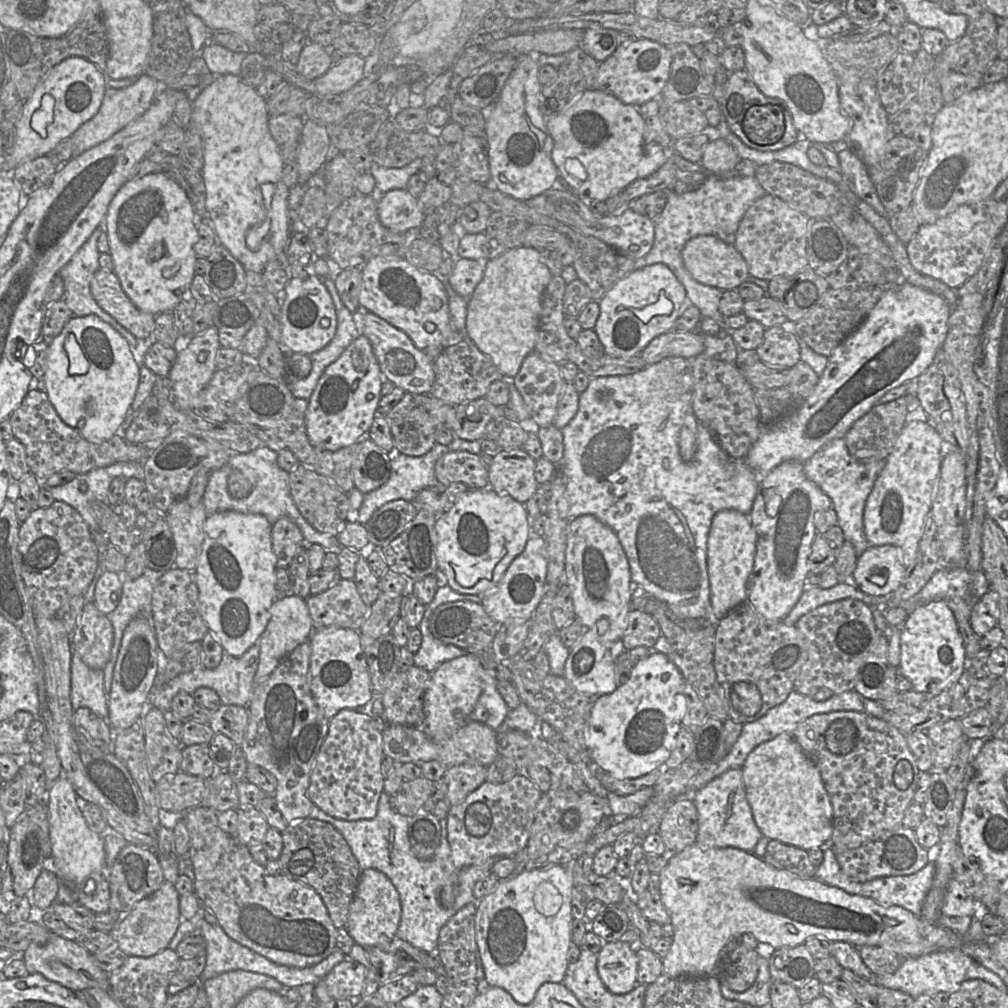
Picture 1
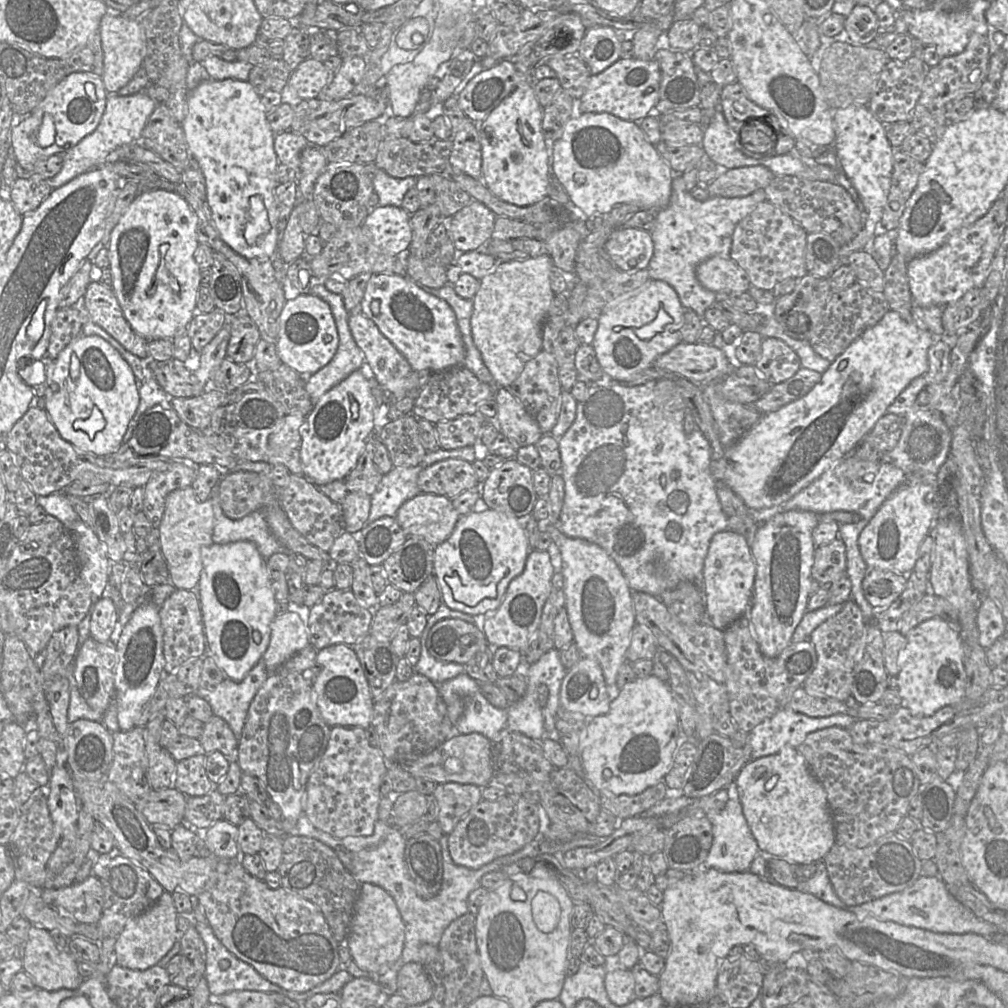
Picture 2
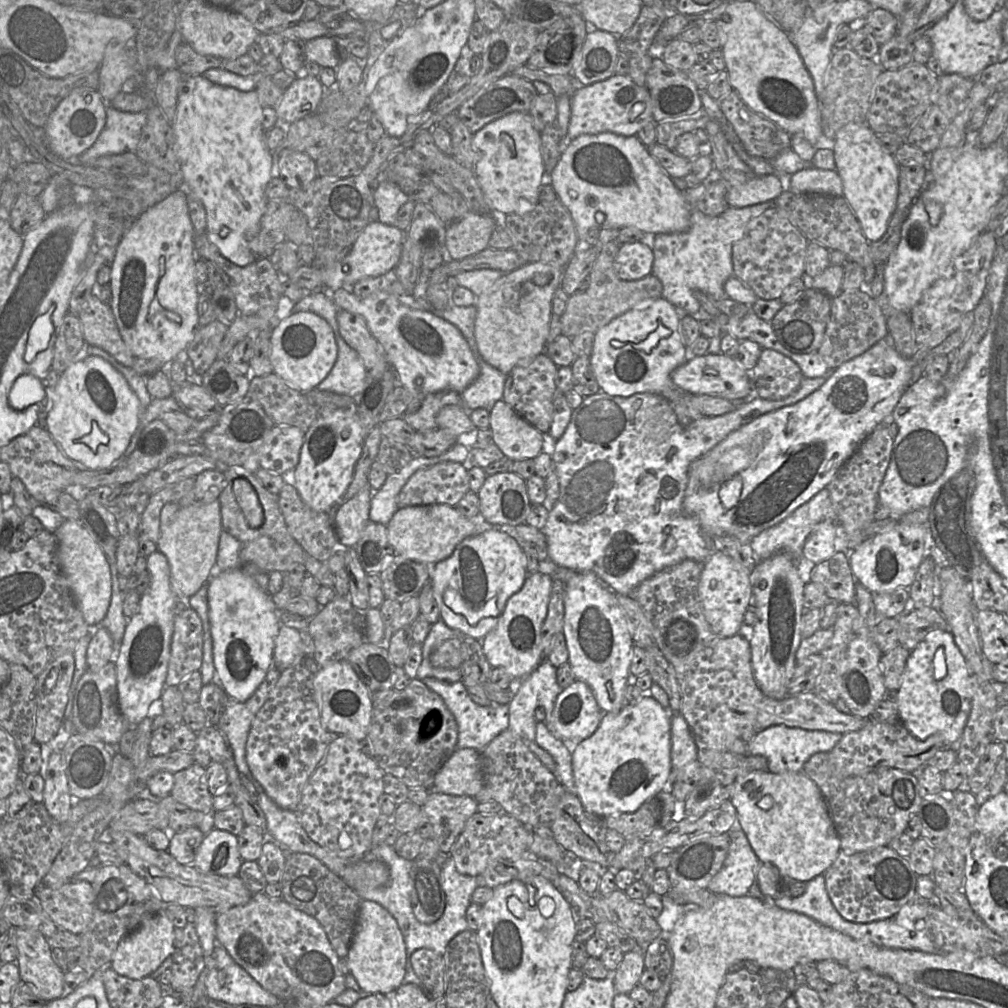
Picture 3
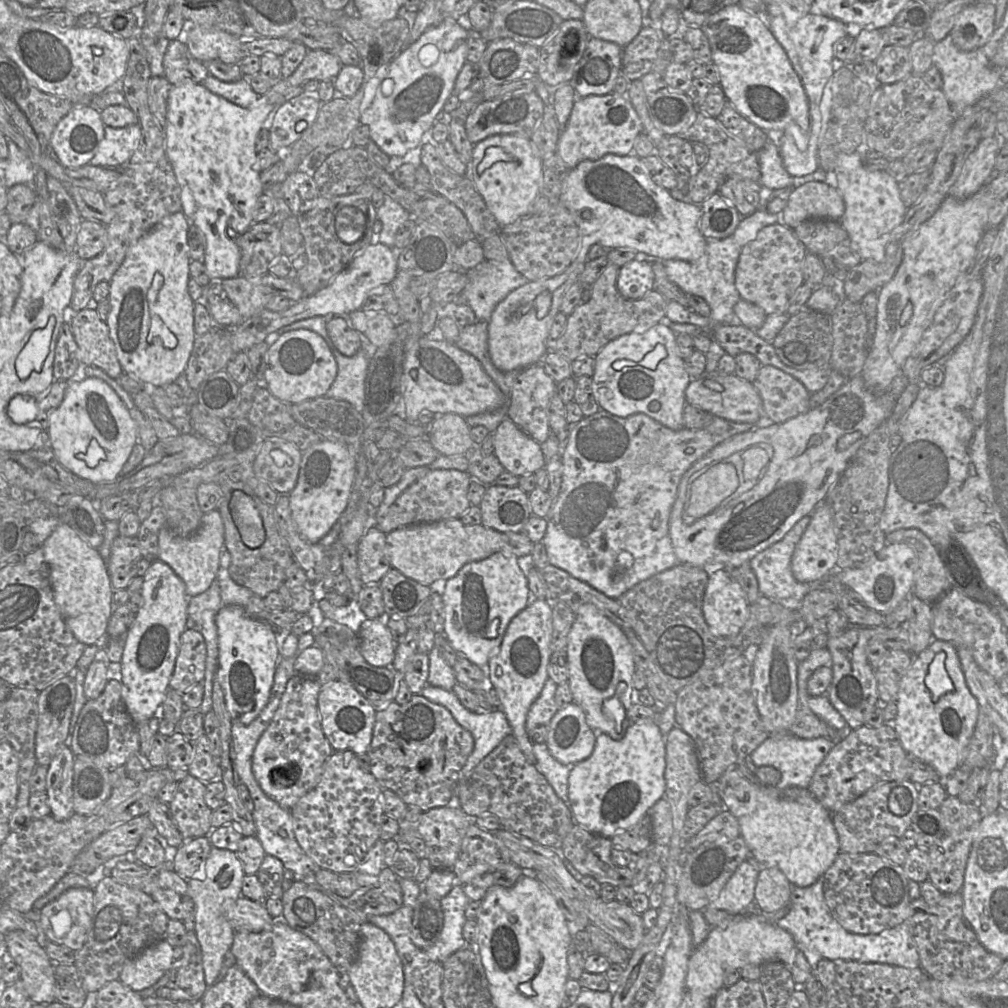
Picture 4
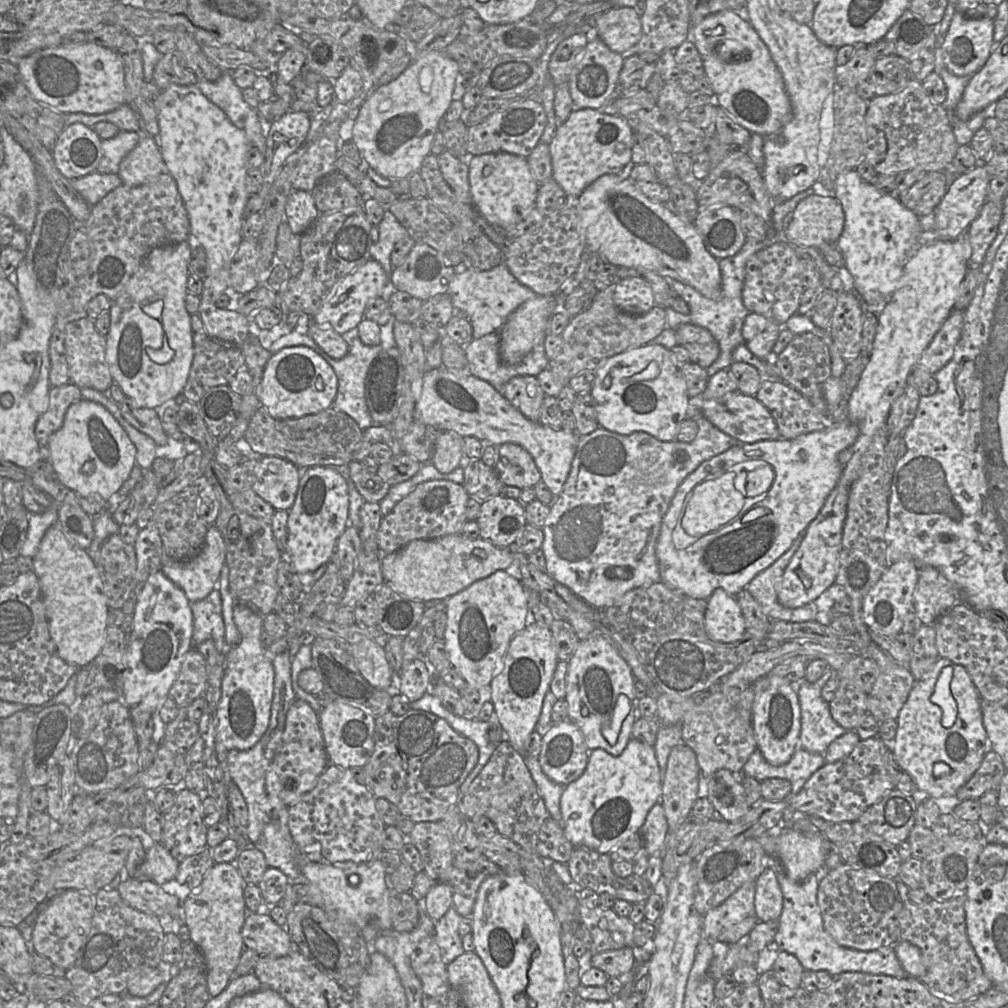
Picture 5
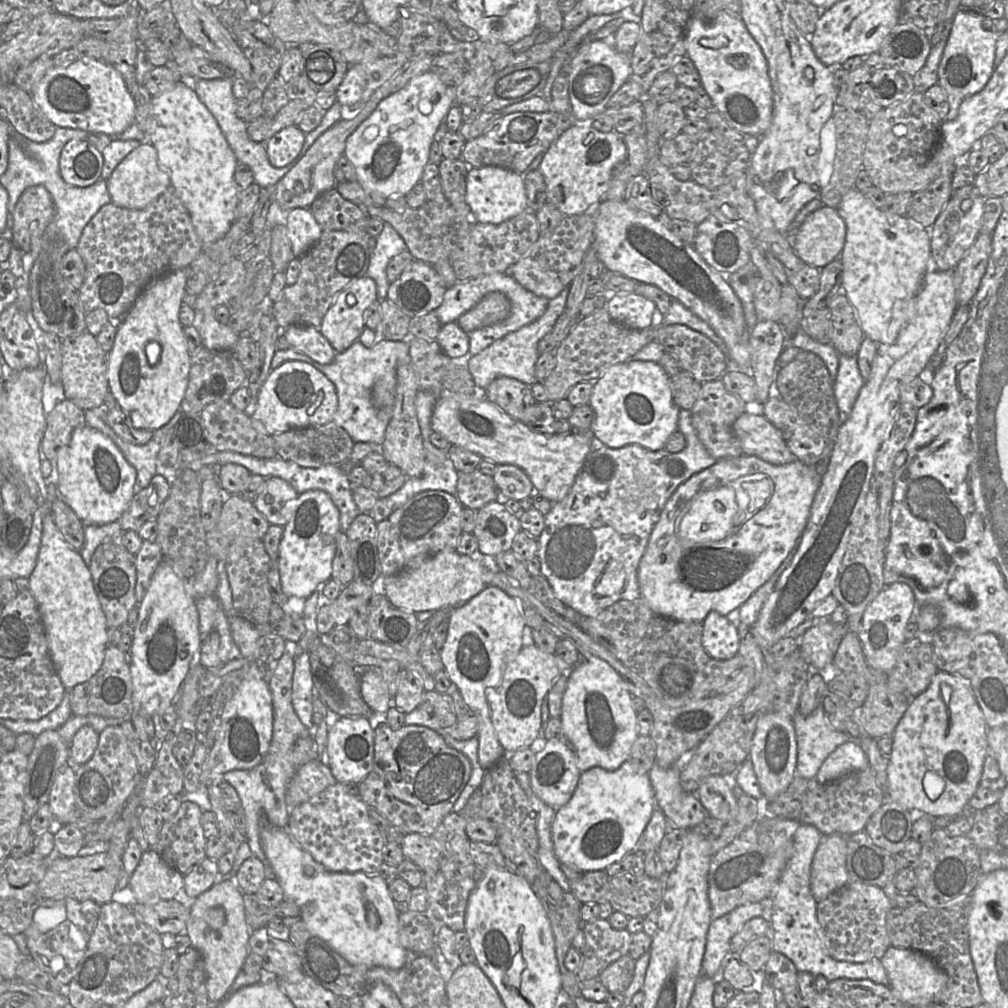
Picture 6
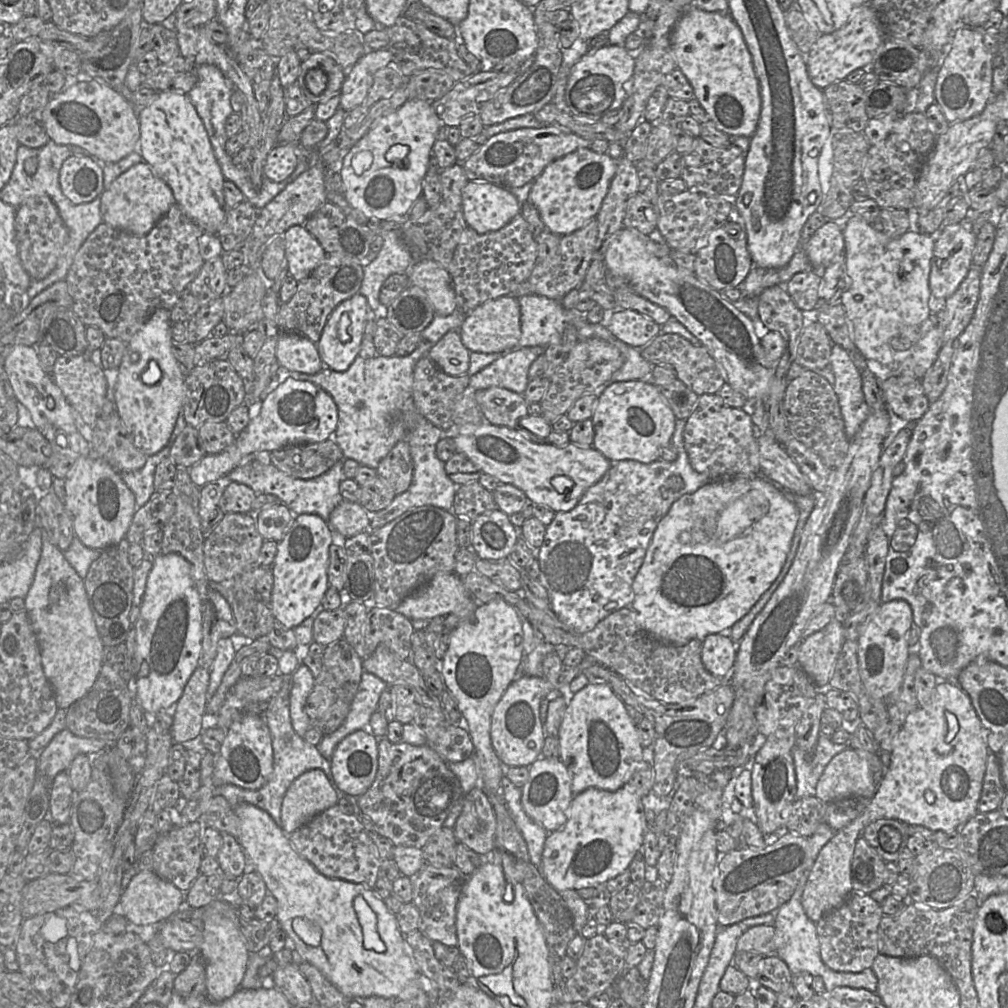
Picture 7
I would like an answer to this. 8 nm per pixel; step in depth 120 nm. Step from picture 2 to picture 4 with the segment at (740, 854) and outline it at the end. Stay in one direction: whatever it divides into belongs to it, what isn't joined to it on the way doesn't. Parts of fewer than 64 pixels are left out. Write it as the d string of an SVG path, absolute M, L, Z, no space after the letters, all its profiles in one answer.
M753 859L742 862L719 895L707 907L744 915L744 910L755 902L755 886L759 866Z

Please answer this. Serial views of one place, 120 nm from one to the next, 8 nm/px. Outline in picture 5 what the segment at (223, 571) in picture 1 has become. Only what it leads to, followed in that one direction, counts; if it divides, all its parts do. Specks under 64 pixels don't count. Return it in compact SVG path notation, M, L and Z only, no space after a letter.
M240 638L225 656L222 698L218 706L216 743L228 751L254 747L265 734L271 716L274 694L274 667L260 638Z

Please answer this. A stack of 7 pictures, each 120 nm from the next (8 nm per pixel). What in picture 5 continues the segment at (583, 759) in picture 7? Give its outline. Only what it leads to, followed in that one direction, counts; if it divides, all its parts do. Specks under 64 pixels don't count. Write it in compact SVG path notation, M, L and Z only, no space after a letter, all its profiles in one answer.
M596 633L579 641L568 661L565 682L569 719L583 733L588 750L601 748L619 756L632 738L632 727L639 717L630 666L605 636Z

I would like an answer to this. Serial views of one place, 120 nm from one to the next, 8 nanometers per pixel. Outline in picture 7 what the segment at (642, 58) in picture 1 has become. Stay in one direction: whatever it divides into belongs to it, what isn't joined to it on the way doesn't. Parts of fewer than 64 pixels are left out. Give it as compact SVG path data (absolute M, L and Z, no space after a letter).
M579 148L546 166L533 181L528 201L538 210L546 229L559 236L571 234L595 219L615 175L616 166L617 161L608 153Z

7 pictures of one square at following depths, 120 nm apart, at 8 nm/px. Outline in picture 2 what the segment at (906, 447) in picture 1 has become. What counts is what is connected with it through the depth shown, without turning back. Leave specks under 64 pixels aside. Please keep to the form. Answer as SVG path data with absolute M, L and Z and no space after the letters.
M910 474L881 505L859 537L859 549L868 568L900 573L908 578L914 571L922 541L937 521L934 494L937 474Z

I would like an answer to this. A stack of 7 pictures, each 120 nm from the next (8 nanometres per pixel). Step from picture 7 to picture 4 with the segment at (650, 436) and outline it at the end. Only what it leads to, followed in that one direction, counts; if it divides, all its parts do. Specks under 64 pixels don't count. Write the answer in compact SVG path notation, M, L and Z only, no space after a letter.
M658 323L642 333L631 332L611 340L594 357L594 397L600 409L619 417L643 413L671 430L680 430L684 427L685 389L689 382L685 361L678 352L676 335L664 323Z

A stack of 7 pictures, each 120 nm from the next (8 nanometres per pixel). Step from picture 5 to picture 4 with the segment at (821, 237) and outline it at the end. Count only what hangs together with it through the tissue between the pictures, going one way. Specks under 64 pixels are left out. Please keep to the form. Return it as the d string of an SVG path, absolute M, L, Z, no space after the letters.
M810 181L791 191L781 222L794 230L809 219L840 221L844 211L844 201L837 188L824 181Z

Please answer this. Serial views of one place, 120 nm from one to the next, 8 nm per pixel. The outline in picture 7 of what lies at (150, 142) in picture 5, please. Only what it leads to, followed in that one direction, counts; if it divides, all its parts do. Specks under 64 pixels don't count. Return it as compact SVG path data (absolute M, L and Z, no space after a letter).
M141 161L118 176L102 193L102 220L113 228L144 236L175 202L168 184L158 177L145 161Z

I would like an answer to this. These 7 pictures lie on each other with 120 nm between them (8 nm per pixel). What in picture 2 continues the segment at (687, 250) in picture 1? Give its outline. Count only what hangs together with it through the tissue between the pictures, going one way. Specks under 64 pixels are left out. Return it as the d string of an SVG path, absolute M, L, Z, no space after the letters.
M712 256L696 267L696 277L702 286L720 296L748 291L749 277L730 256Z

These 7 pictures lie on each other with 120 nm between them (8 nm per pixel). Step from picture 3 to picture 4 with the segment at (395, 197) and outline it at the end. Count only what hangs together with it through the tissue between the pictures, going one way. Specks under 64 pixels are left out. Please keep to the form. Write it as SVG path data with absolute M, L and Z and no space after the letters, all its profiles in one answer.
M385 195L383 204L376 209L376 217L382 225L378 242L393 248L397 230L410 217L408 211L390 196Z

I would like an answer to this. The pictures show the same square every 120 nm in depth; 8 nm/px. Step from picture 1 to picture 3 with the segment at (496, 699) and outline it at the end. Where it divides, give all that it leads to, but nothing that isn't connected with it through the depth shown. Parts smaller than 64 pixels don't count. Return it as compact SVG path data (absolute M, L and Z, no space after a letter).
M435 678L422 680L429 689L437 693L453 714L459 730L458 748L473 748L482 752L500 733L509 729L509 706L492 704L480 706L472 701L463 681L446 683Z

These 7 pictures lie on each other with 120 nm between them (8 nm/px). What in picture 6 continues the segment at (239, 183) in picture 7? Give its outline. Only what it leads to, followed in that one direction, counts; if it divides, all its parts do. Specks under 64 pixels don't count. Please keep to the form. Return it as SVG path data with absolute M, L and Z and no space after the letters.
M227 77L213 80L197 80L192 81L191 85L201 102L215 117L229 146L234 152L238 163L245 164L251 169L254 182L258 184L260 188L276 186L286 173L288 173L299 161L293 160L290 164L282 168L275 168L271 165L267 157L266 143L253 141L247 132L248 123L245 120L238 118L236 115L236 99L232 93L233 78Z

